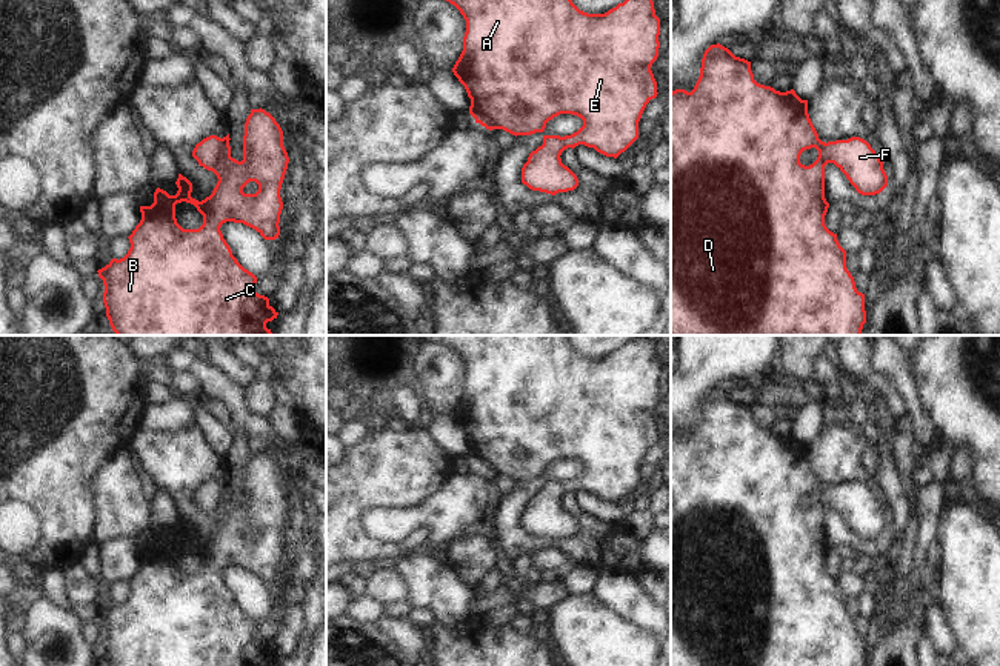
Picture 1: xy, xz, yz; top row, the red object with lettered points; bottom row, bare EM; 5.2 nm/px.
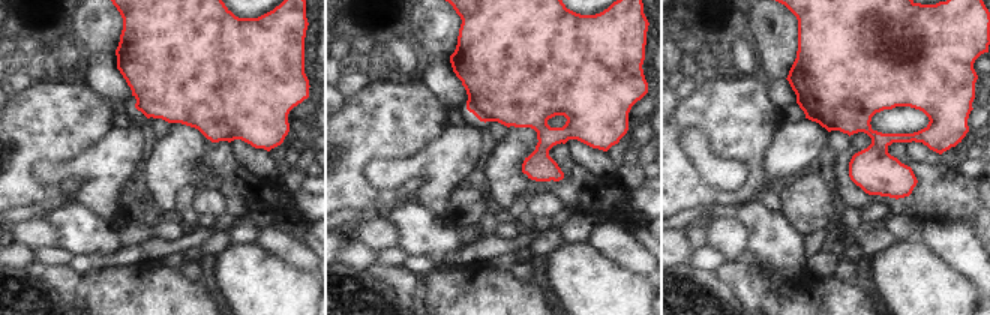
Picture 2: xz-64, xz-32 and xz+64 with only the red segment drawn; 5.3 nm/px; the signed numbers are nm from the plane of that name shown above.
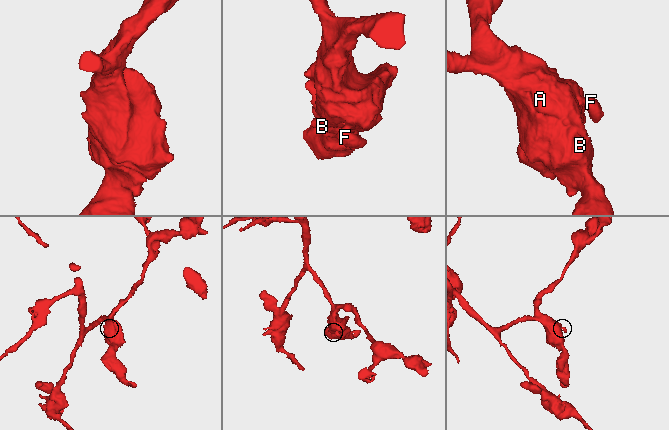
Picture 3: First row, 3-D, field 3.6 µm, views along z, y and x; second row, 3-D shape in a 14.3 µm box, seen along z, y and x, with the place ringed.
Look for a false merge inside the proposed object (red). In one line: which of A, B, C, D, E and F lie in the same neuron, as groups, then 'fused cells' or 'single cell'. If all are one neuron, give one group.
A B C D E F | single cell

